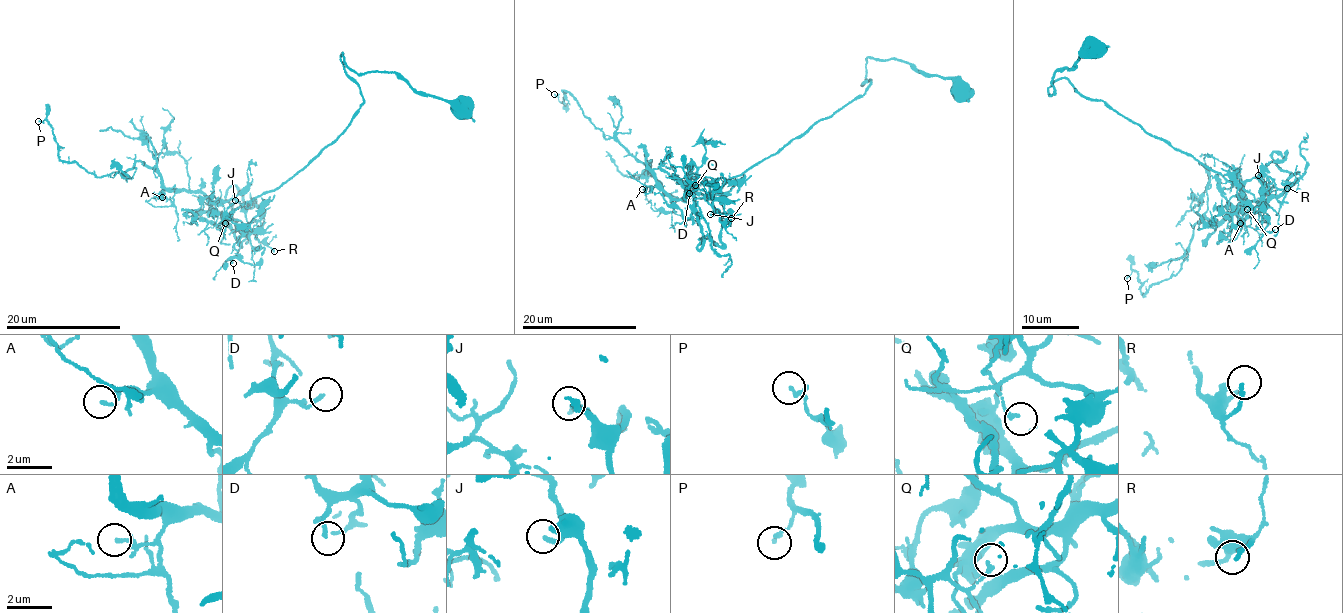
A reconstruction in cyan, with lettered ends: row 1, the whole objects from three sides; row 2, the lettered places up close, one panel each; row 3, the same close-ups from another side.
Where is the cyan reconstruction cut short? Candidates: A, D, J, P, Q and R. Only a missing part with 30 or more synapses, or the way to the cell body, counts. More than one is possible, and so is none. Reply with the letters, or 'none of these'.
J

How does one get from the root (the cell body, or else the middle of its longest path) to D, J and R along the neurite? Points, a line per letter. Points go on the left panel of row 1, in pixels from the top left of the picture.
D: (460, 109), (393, 73), (356, 73), (342, 53), (364, 103), (288, 180), (215, 214), (244, 227), (233, 263)
J: (460, 109), (393, 73), (356, 73), (342, 53), (364, 103), (288, 180), (215, 214), (246, 235), (235, 200)
R: (460, 109), (342, 54), (364, 103), (344, 129), (215, 214), (245, 235), (257, 225), (274, 251)

